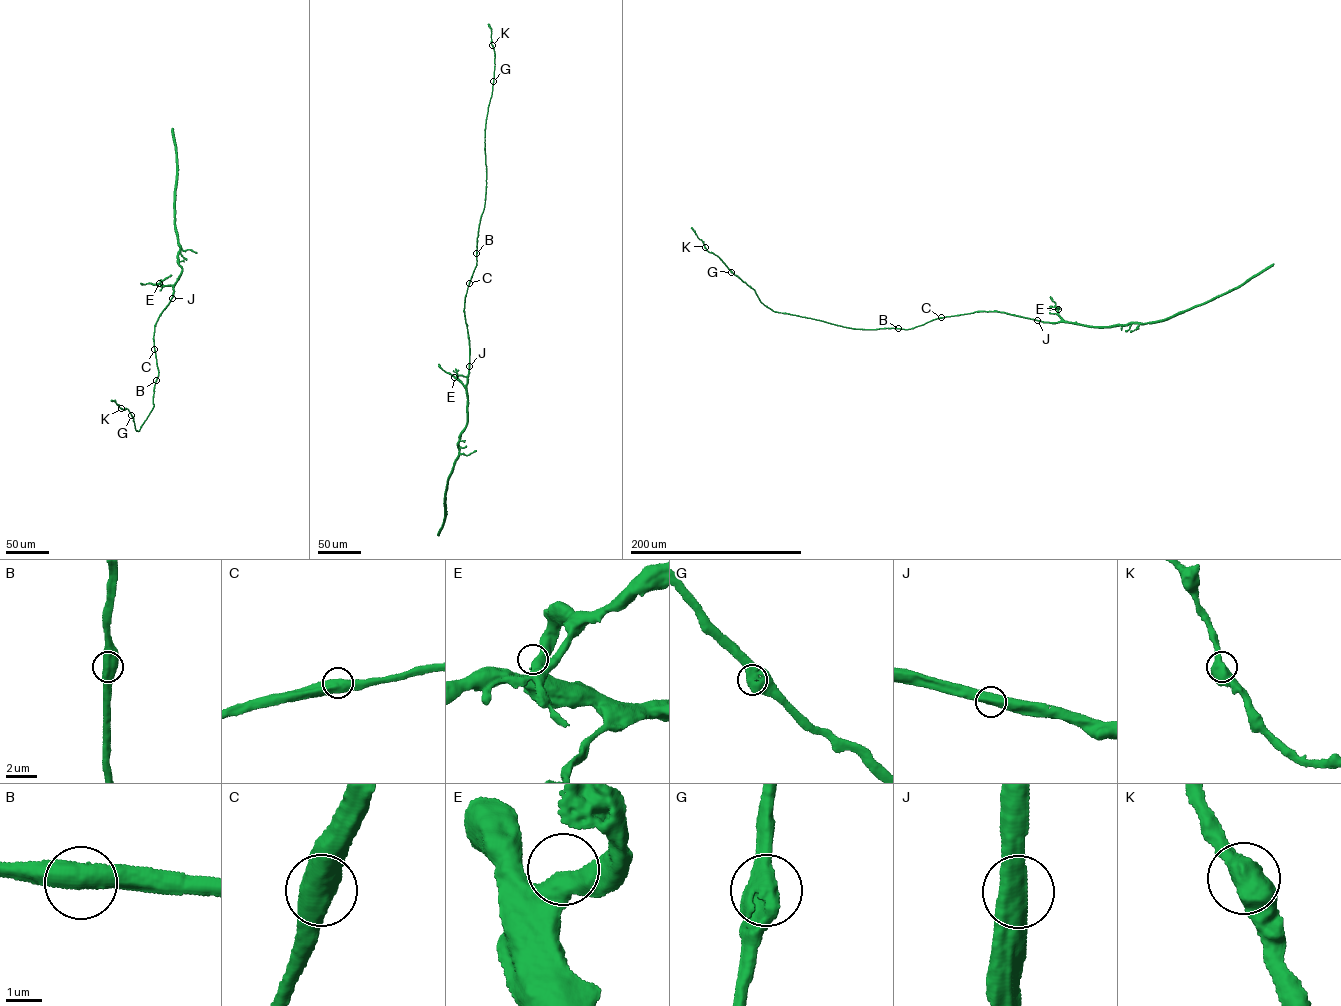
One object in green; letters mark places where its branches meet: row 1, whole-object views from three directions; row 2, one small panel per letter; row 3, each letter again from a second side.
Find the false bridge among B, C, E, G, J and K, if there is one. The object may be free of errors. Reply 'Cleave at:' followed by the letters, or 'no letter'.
Cleave at: no letter

